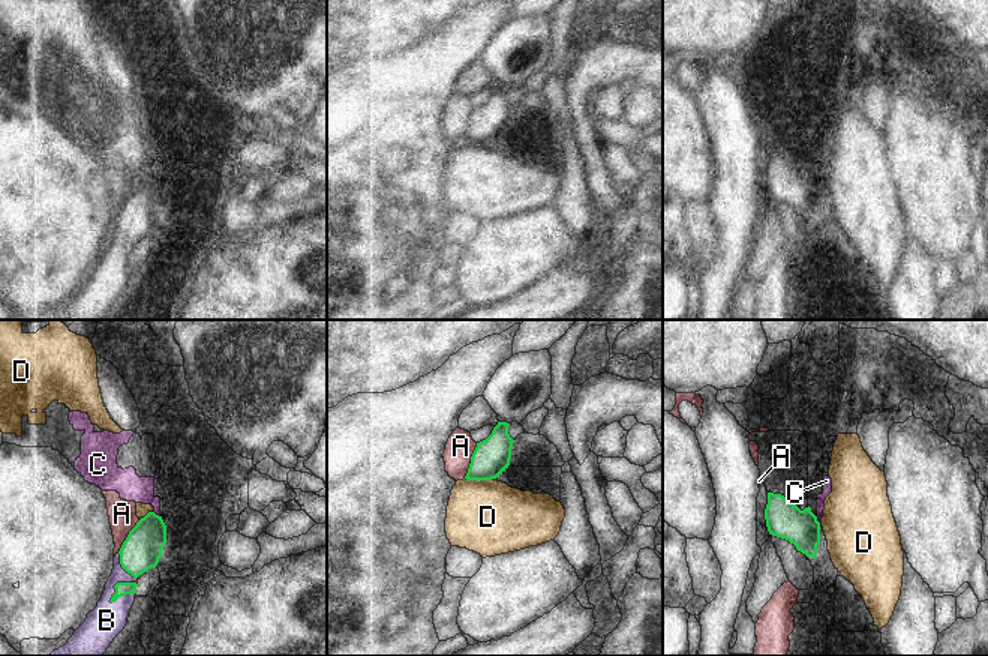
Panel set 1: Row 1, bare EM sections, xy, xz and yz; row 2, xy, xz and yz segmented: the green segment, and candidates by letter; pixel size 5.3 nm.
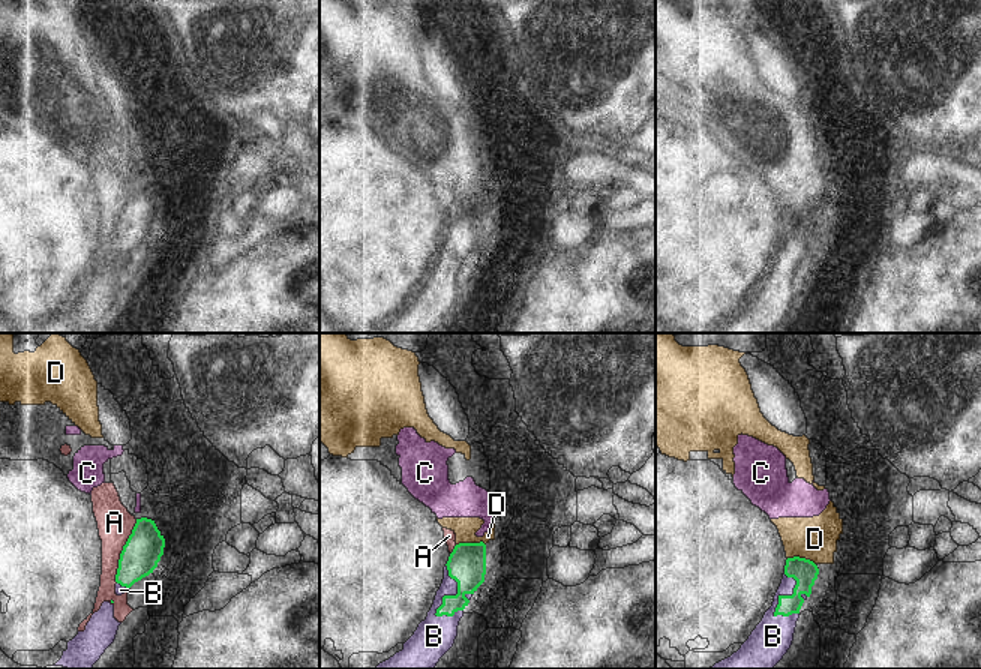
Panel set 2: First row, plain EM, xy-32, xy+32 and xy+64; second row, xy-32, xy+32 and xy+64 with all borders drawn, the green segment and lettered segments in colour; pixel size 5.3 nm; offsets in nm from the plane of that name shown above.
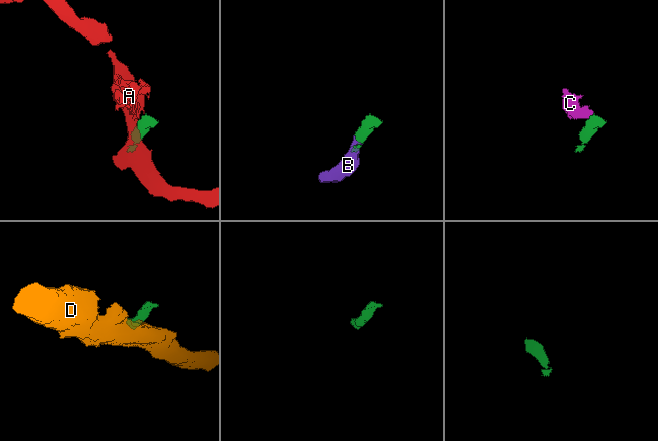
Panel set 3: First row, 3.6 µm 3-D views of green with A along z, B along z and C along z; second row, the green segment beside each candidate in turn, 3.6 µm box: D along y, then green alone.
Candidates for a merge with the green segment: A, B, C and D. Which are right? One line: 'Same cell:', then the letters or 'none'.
Same cell: B

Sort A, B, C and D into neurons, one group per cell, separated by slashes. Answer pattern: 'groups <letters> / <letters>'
groups A / B / C D

